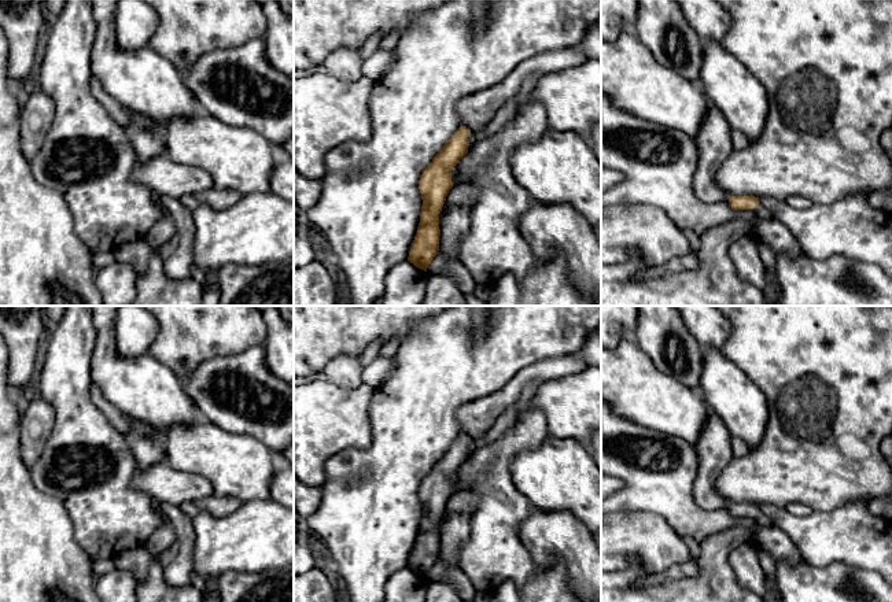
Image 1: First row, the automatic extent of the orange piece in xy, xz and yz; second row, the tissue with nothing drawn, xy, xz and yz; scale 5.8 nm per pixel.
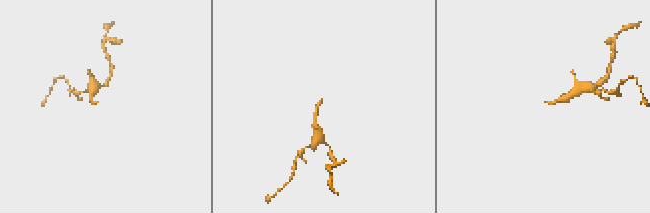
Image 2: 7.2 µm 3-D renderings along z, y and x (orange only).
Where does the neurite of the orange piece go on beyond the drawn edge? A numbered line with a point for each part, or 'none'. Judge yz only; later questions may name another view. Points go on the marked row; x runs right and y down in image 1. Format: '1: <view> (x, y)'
1: yz (759, 210)

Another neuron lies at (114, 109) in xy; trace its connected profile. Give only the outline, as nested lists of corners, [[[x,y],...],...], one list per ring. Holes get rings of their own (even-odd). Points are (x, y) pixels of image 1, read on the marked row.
[[[92,75],[92,92],[95,97],[104,106],[111,118],[121,126],[126,126],[130,123],[129,114],[124,110],[124,107],[111,97],[102,86],[99,80]]]

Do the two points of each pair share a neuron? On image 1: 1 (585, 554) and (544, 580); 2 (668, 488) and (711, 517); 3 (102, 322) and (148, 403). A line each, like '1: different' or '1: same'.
1: different
2: same
3: same

